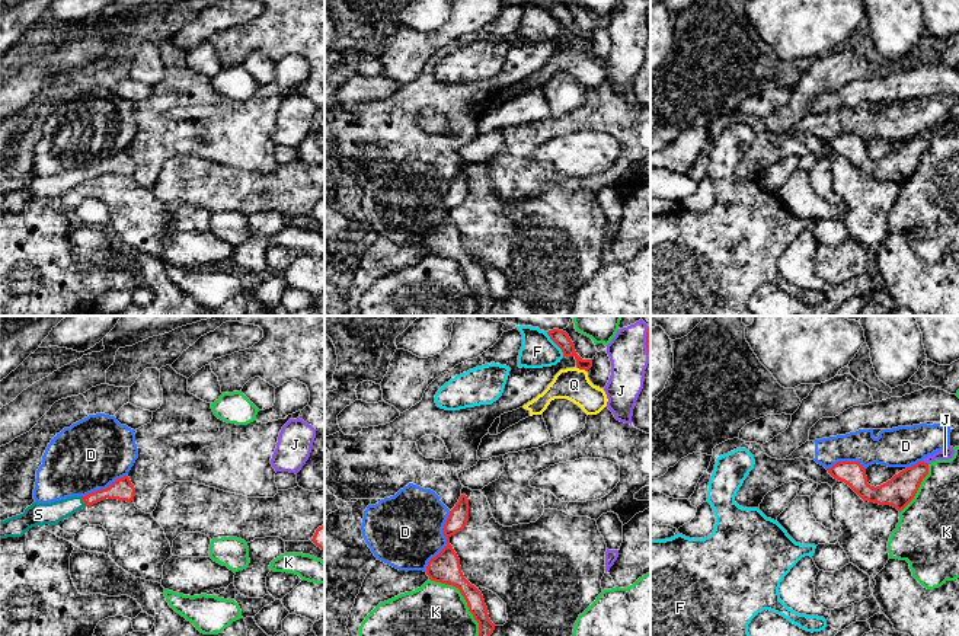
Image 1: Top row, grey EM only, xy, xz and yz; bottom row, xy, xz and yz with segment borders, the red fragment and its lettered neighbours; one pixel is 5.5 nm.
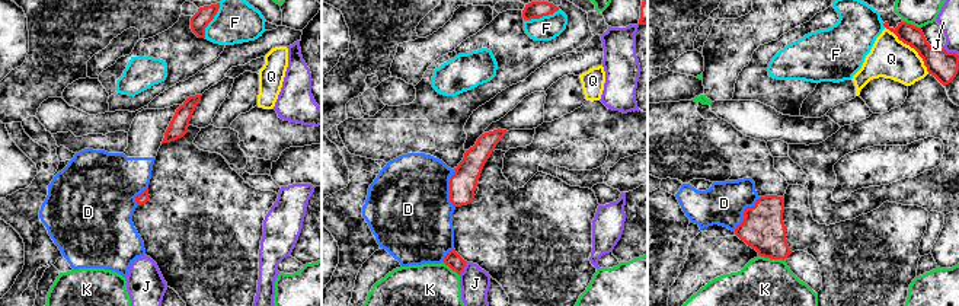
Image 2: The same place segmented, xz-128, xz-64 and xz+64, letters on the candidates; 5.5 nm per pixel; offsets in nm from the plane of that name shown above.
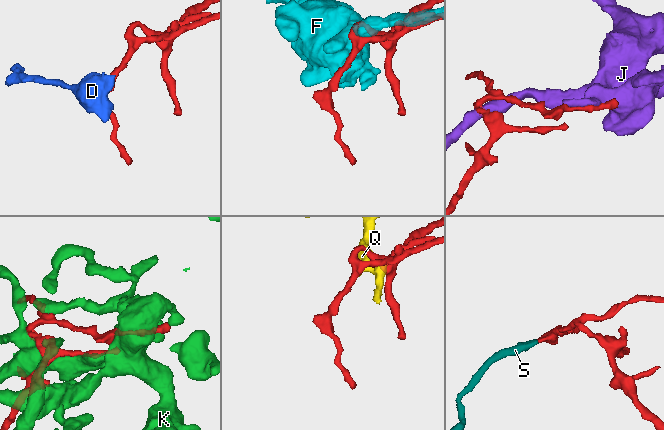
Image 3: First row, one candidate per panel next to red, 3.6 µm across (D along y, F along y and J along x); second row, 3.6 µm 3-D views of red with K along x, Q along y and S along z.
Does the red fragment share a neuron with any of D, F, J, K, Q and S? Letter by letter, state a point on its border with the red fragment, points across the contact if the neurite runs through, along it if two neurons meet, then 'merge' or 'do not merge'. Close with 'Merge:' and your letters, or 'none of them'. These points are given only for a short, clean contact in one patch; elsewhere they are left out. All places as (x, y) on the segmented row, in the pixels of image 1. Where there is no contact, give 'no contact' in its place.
D: xz (447, 542) | do not merge
F: xz (555, 342) | do not merge
J: xz (646, 342) | do not merge
K: xz (464, 598) | do not merge
Q: xz (582, 368) | do not merge
S: xy (83, 501) | across xy (122, 489), (83, 501), (53, 513) | merge
Merge: S

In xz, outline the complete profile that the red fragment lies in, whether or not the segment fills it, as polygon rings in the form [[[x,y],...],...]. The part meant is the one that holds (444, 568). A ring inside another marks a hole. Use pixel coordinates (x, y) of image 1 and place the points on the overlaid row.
[[[461,495],[444,524],[442,533],[447,537],[447,546],[428,562],[426,575],[431,581],[453,585],[460,589],[469,611],[479,623],[479,636],[490,636],[495,624],[490,621],[488,607],[482,592],[471,585],[463,575],[460,559],[450,544],[450,537],[461,531],[469,521],[469,499]]]

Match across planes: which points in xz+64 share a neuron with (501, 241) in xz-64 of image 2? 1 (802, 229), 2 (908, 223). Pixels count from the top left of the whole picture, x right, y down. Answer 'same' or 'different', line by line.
1: same
2: same

